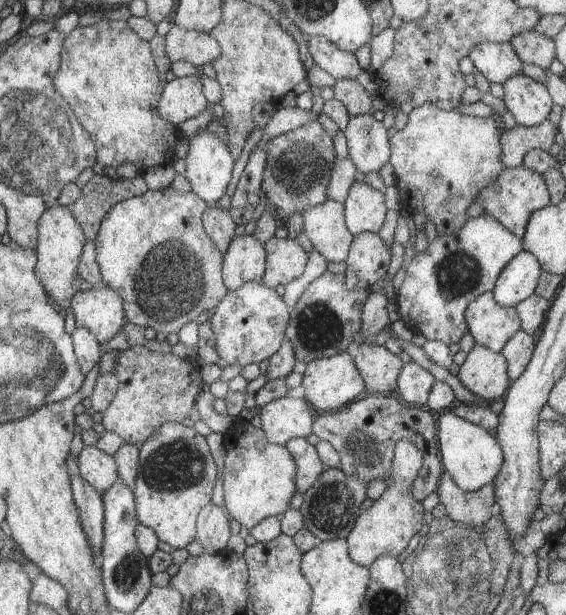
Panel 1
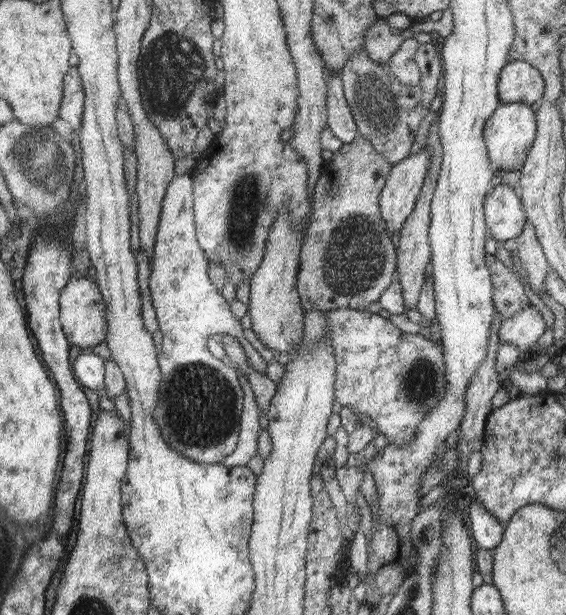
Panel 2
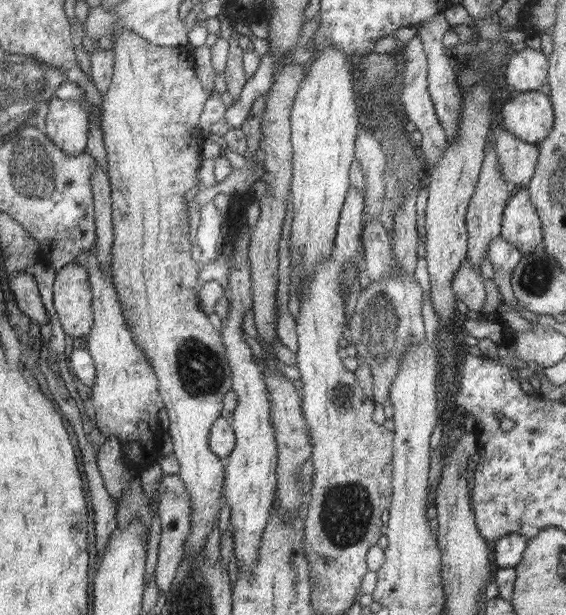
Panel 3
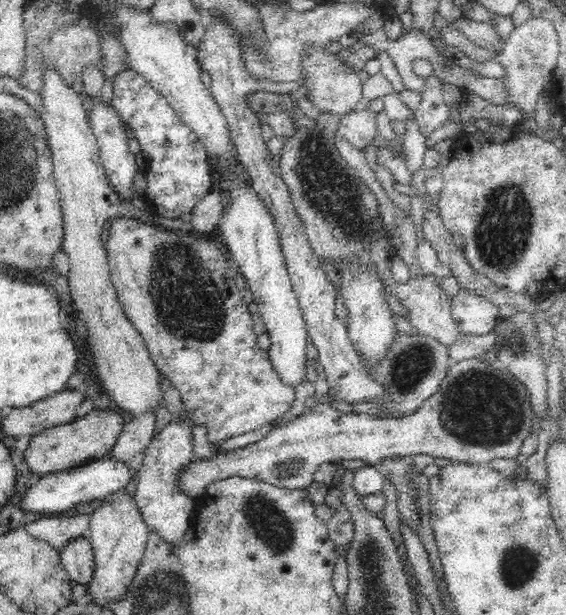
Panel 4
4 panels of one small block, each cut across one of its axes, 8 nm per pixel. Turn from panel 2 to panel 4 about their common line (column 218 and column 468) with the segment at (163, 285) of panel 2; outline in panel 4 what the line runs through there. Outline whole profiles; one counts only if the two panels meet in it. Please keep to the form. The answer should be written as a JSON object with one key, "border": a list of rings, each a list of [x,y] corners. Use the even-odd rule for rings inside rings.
{"border":[[[460,290],[450,306],[453,322],[463,334],[484,336],[492,332],[501,318],[496,304],[468,290]],[[472,357],[448,365],[444,380],[432,396],[425,400],[414,414],[402,419],[378,420],[367,413],[342,413],[329,404],[316,404],[314,410],[298,415],[294,420],[272,429],[266,437],[243,448],[227,453],[217,453],[209,459],[198,459],[180,476],[180,487],[193,499],[204,492],[207,484],[228,477],[244,477],[261,480],[276,487],[290,490],[304,489],[314,481],[318,466],[337,460],[363,460],[375,465],[382,457],[429,454],[436,458],[450,458],[456,463],[471,463],[487,466],[494,458],[516,458],[522,442],[532,434],[534,406],[530,392],[514,376],[502,373],[500,367],[484,358]]]}

